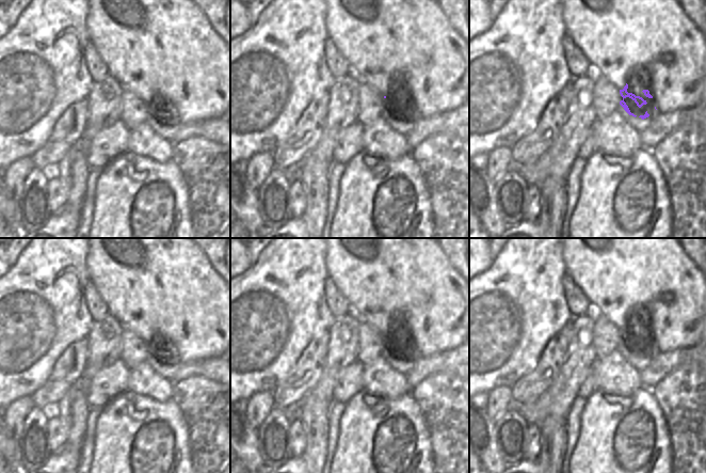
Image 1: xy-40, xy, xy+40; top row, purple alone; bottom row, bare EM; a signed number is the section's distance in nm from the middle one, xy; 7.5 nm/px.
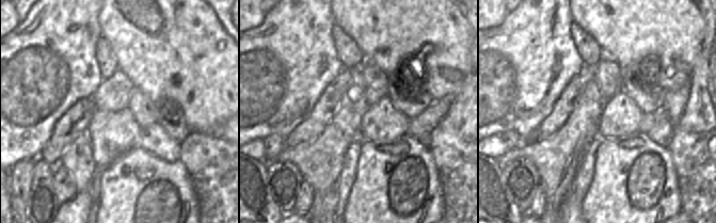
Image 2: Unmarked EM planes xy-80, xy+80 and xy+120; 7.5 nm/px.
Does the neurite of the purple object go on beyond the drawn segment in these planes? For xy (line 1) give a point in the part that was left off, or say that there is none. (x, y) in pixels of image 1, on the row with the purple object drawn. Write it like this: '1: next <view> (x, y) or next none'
1: next none

